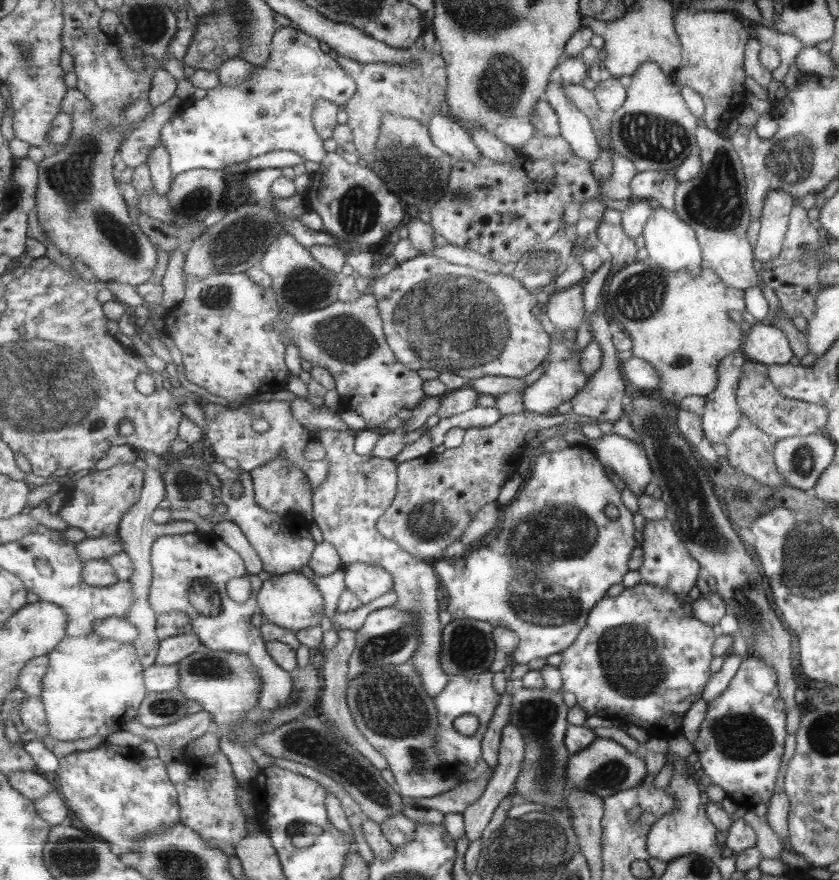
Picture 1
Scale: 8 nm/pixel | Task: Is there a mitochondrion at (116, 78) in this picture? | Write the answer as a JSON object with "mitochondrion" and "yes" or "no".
{"mitochondrion":"no"}

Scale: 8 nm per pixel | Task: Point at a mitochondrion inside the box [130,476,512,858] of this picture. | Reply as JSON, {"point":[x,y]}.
{"point":[386,695]}

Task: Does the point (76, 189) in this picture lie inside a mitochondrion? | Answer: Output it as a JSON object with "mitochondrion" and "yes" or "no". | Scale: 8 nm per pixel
{"mitochondrion":"yes"}

